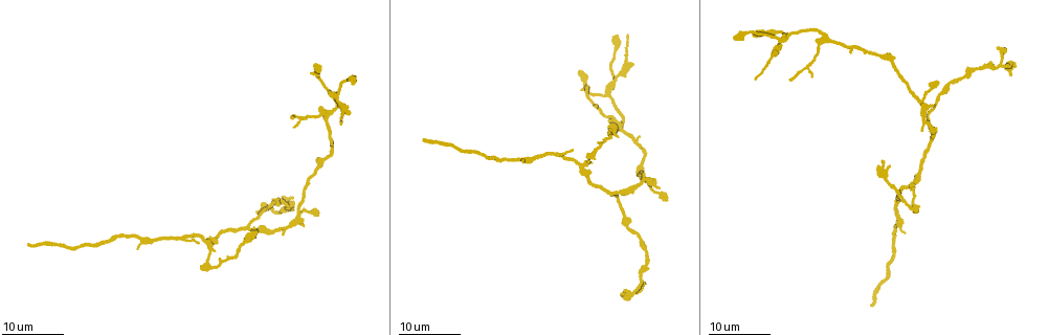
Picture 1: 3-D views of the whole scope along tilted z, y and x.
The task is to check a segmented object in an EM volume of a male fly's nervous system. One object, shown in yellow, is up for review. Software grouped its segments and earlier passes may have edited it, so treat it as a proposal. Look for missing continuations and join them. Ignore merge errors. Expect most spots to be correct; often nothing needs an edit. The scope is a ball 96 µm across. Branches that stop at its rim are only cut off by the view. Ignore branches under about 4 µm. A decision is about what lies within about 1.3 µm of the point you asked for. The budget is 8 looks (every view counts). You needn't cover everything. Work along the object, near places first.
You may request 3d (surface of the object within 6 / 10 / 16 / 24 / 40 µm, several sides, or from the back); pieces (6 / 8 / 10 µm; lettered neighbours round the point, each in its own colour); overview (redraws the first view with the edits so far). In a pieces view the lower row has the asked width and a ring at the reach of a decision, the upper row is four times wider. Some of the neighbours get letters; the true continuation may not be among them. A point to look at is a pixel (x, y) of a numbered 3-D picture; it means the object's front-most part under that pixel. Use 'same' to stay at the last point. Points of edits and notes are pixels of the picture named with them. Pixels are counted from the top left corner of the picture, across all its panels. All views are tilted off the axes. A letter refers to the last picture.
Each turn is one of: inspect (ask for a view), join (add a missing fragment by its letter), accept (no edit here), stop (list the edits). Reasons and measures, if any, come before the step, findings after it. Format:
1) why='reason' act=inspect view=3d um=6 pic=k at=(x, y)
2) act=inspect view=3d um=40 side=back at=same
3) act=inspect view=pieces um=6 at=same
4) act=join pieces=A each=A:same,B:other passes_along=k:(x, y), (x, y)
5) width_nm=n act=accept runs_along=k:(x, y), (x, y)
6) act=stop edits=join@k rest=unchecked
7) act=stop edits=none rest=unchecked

why='branch stops here' act=inspect view=3d um=16 pic=1 at=(580, 71)

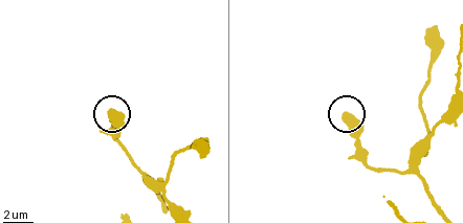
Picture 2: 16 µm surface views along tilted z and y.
act=inspect view=pieces um=8 pic=2 at=(112, 114)

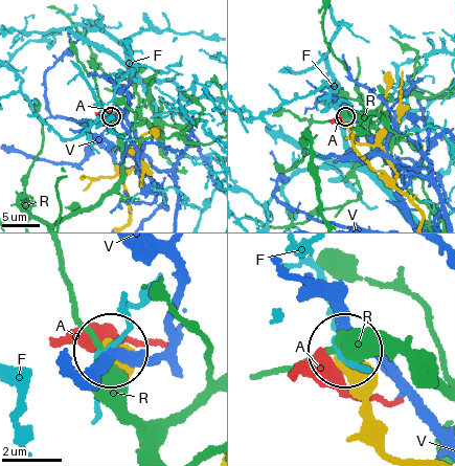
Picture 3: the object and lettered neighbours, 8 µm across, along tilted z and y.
act=accept each=A:other,F:other,R:other,V:other found='no lettered fragment goes on from it'

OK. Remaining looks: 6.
why='free end' act=inspect view=3d um=24 pic=1 at=(617, 35)

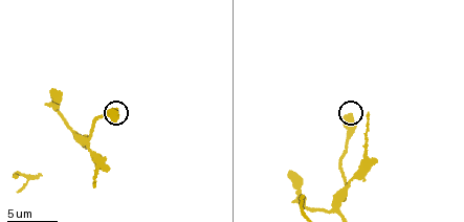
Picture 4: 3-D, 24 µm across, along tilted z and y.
act=inspect view=pieces um=10 pic=4 at=(349, 117)

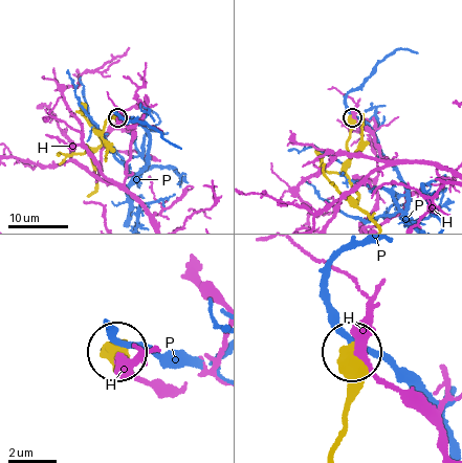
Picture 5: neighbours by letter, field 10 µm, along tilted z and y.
width_nm=500 act=accept each=H:other,P:other runs_along=5:(356, 200), (358, 192), (346, 171), (352, 117) found='none of them fits'

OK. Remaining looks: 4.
why='free end' act=inspect view=pieces um=8 pic=4 at=(302, 198)

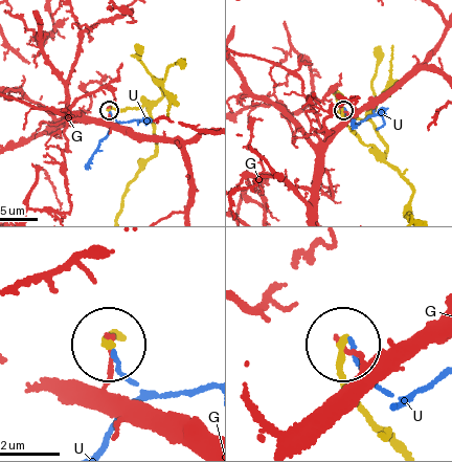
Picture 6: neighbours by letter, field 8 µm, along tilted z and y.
act=accept each=G:other,U:other runs_along=6:(411, 197), (412, 184), (360, 142), (343, 111) found='no lettered fragment goes on from it'

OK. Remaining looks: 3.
why='an open end' act=inspect view=3d um=24 pic=1 at=(256, 228)

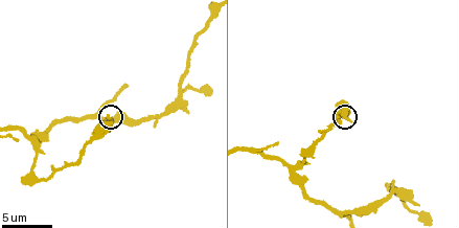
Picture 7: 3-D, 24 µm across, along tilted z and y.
act=inspect view=pieces um=8 pic=7 at=(106, 117)

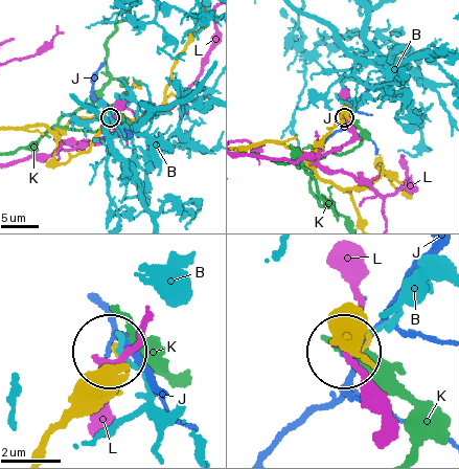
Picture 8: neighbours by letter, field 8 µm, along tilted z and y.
act=accept each=B:other,J:other,K:other,L:other found='none of them fits'

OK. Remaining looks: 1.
act=stop edits=none rest=unchecked

